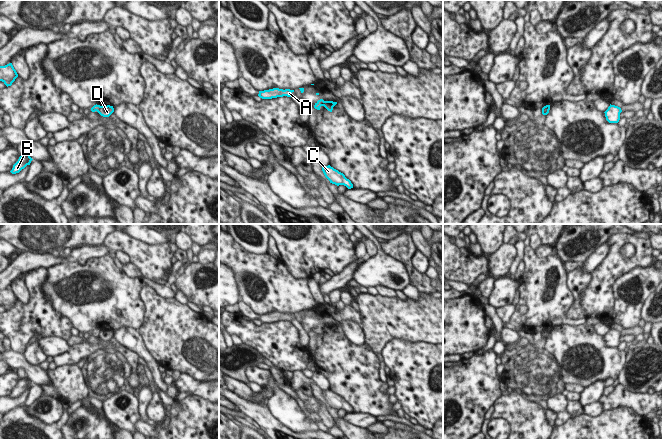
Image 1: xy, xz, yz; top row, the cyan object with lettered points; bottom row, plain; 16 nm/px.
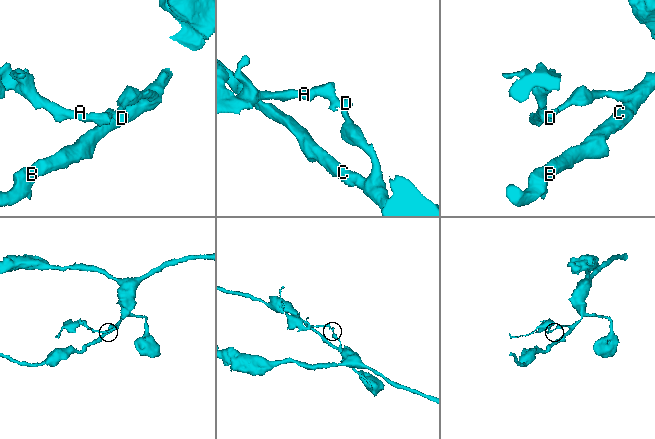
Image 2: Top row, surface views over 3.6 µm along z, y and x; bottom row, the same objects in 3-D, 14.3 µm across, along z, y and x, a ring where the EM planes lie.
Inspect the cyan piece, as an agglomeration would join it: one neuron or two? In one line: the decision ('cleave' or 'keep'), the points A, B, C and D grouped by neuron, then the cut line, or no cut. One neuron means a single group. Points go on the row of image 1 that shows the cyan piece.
cleave | A / B C D | xz (325, 101), (323, 105)

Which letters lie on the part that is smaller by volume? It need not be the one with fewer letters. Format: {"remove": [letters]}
{"remove": ["A"]}

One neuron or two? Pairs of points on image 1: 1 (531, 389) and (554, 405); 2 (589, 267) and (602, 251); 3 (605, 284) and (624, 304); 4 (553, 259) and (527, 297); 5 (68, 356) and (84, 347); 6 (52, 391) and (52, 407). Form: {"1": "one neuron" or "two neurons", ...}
{"1": "two neurons", "2": "one neuron", "3": "two neurons", "4": "one neuron", "5": "one neuron", "6": "two neurons"}

